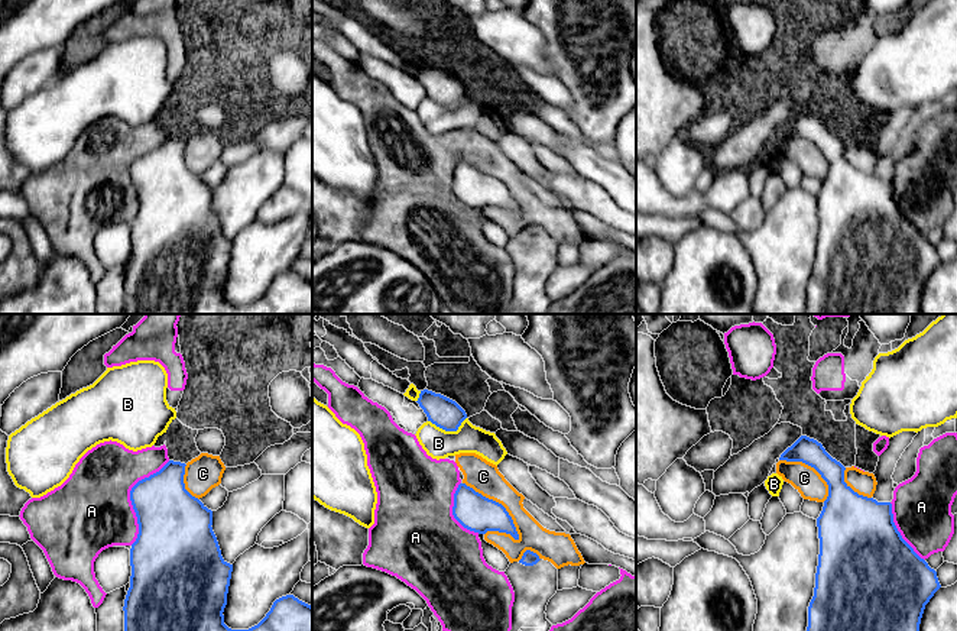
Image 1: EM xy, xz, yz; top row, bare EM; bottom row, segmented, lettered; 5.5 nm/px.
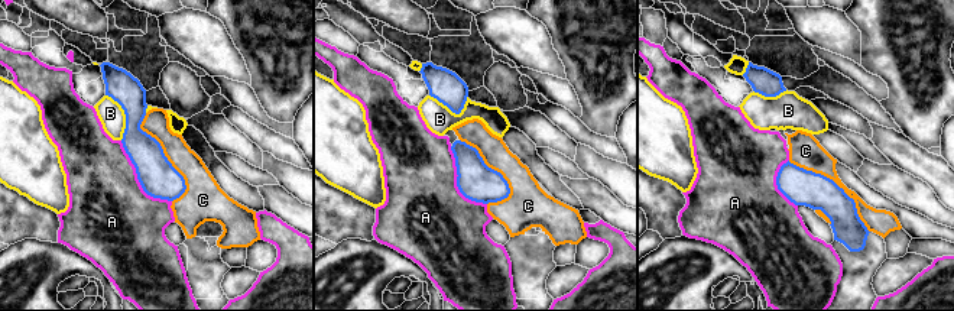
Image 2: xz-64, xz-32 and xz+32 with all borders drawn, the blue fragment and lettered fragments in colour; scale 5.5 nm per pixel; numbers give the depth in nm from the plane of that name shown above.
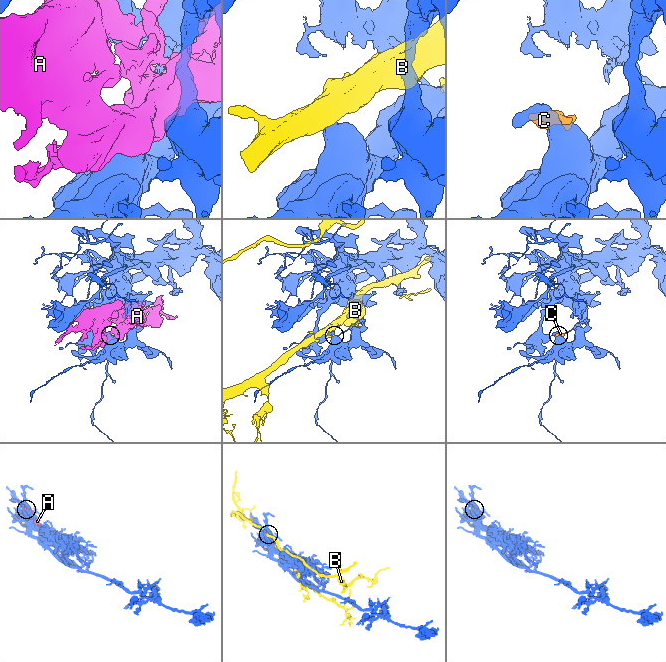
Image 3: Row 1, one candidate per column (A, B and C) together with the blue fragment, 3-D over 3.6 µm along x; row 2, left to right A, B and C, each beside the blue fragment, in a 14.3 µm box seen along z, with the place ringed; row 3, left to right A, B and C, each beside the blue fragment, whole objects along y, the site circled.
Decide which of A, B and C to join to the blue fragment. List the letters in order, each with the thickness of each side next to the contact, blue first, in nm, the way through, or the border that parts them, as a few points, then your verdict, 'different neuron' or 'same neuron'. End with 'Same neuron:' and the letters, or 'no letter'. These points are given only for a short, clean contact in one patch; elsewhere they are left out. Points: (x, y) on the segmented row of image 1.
A: calibres 360 and 440 nm; different neuron
B: calibres 170 and 160 nm; different neuron
C: calibres 200 and 180 nm; different neuron
Same neuron: no letter

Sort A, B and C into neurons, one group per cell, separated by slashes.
A C / B

